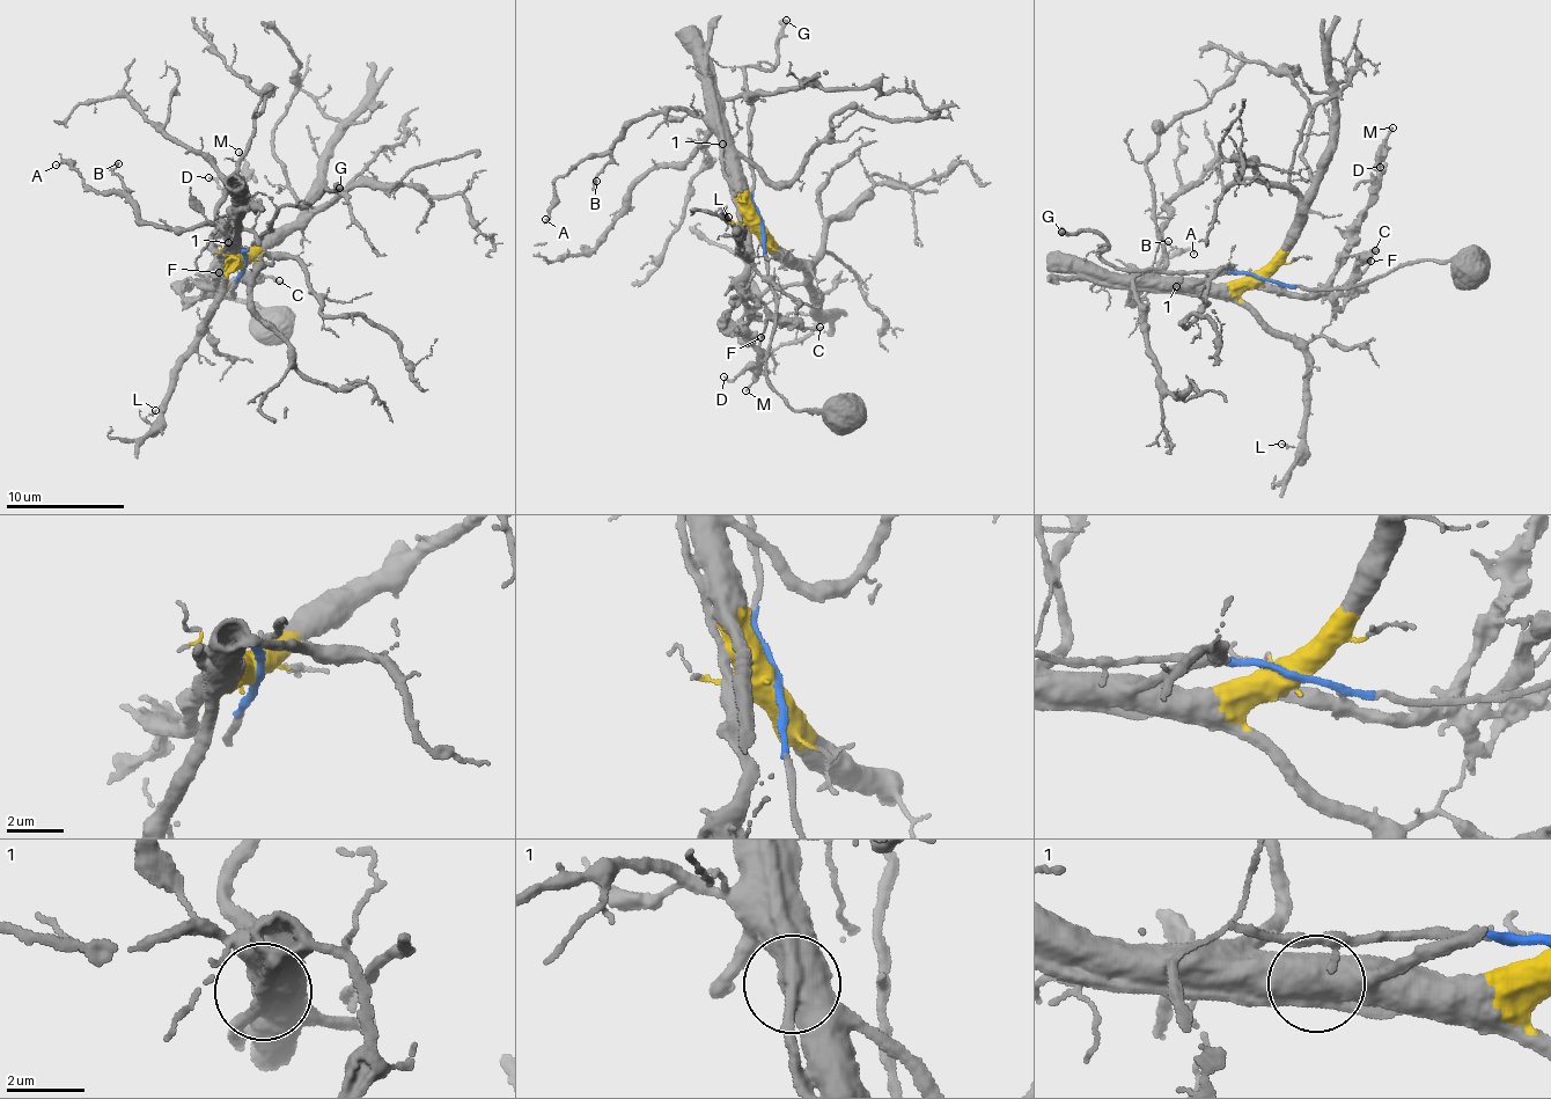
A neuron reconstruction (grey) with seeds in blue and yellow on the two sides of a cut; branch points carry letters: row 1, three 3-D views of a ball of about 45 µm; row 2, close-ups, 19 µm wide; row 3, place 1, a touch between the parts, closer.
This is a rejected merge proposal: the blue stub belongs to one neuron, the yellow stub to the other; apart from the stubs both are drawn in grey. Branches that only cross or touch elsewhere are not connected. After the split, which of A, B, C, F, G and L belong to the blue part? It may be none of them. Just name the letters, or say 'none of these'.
C, F, G

